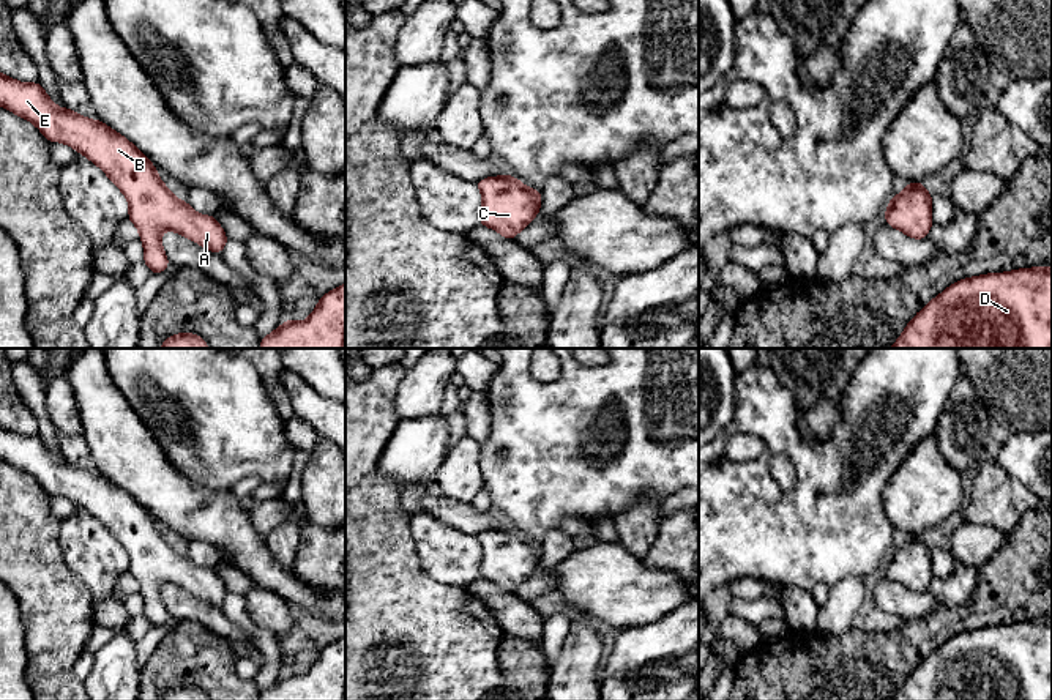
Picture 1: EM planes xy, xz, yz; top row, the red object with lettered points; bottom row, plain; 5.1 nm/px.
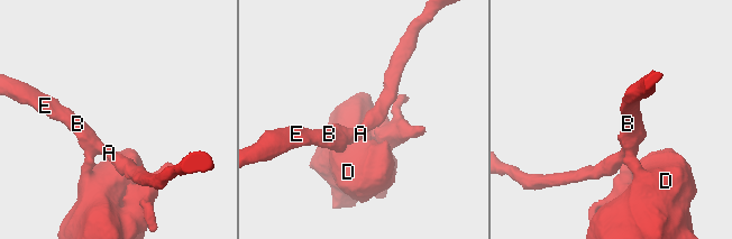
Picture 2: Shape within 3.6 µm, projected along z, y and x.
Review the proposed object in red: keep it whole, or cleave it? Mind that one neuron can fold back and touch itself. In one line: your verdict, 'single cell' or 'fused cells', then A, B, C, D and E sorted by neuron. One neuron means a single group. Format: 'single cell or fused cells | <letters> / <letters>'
single cell | A B C D E

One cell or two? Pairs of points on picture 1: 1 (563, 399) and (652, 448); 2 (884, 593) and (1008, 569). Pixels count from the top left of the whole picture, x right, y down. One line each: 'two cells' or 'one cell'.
1: one cell
2: two cells

